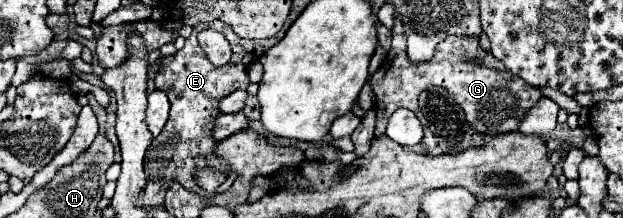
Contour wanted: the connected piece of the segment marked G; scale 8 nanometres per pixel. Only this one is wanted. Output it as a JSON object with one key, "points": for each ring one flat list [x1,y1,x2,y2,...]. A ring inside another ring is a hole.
{"points":[[396,19,394,27,392,27,392,49,388,51,380,69,370,77,370,85,372,85,374,97,376,97,374,107,376,107,376,115,378,115,376,137,384,133,386,121,396,109,406,107,406,109,418,113,418,95,436,85,446,87,452,93,456,103,464,109,468,123,476,131,490,133,490,135,508,133,510,131,510,129,506,129,508,119,520,121,520,117,524,117,524,113,542,97,542,93,538,87,524,85,524,81,520,81,520,77,516,77,508,71,490,69,490,67,484,67,482,63,476,65,476,61,472,61,474,55,478,55,478,57,488,55,488,51,484,51,478,45,478,39,450,35,438,43,438,51,430,61,414,63,406,55,406,37,402,31,402,21]]}

